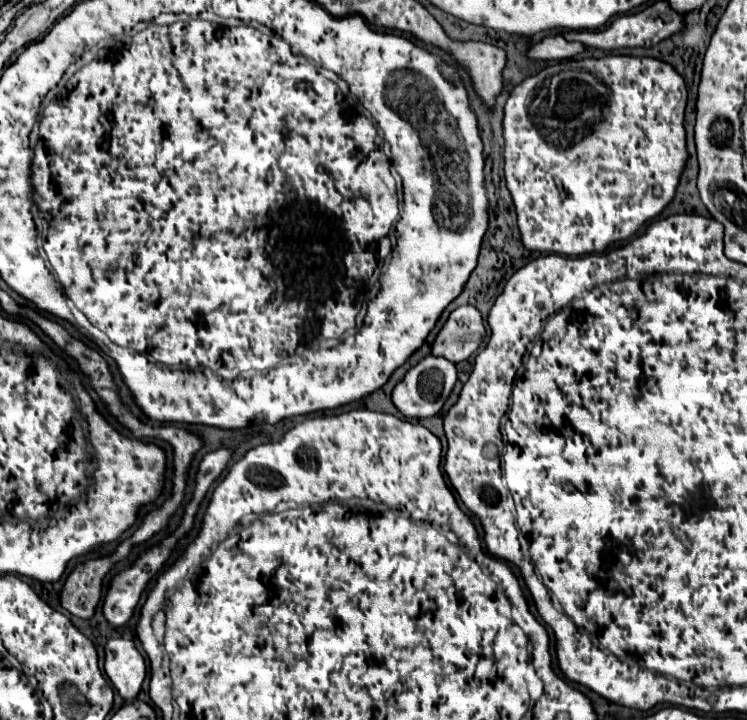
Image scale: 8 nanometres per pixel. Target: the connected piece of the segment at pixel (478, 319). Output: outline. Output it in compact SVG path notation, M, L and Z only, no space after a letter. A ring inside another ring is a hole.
M466 304L450 314L432 344L432 354L444 356L450 362L458 364L472 352L476 352L484 338L486 326L482 320L482 312L476 306Z

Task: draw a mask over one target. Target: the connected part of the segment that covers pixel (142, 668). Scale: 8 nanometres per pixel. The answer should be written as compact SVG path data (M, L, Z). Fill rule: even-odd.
M118 638L118 640L110 640L106 644L106 662L104 662L104 670L108 674L108 678L112 680L114 688L120 692L120 696L124 700L134 700L142 688L142 682L146 678L146 660L144 656L138 652L138 648L134 646L134 640L126 640L126 638Z

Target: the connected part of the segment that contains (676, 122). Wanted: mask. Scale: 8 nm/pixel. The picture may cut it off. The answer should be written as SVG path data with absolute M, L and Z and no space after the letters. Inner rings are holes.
M604 56L604 58L574 58L562 60L538 72L532 78L526 78L518 84L506 106L504 106L504 174L506 184L512 194L518 228L522 244L530 252L556 252L564 256L584 256L604 252L610 244L630 240L648 220L656 218L674 198L678 180L688 162L686 148L686 130L684 130L684 112L688 102L688 90L684 78L674 70L672 64L658 58L638 58L638 56Z

